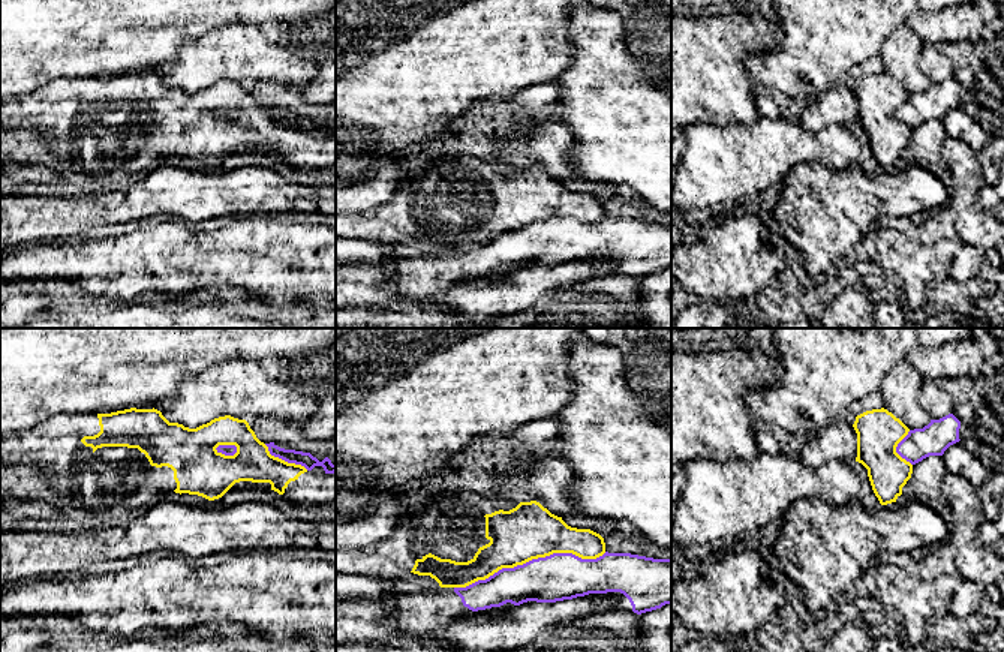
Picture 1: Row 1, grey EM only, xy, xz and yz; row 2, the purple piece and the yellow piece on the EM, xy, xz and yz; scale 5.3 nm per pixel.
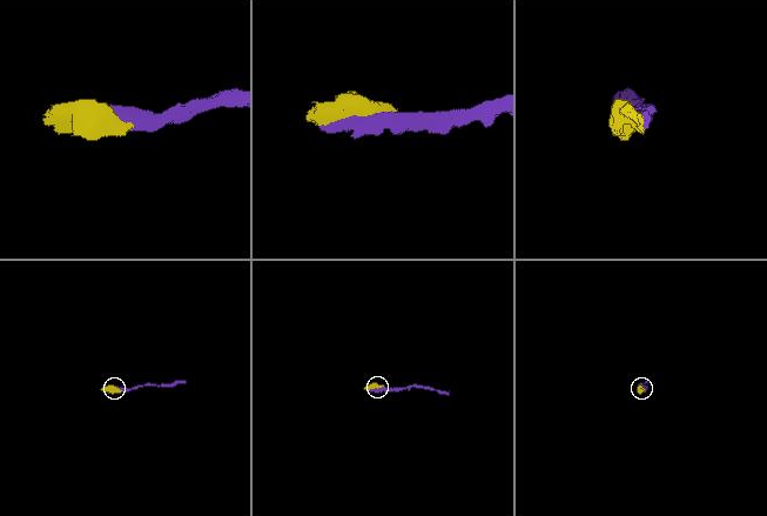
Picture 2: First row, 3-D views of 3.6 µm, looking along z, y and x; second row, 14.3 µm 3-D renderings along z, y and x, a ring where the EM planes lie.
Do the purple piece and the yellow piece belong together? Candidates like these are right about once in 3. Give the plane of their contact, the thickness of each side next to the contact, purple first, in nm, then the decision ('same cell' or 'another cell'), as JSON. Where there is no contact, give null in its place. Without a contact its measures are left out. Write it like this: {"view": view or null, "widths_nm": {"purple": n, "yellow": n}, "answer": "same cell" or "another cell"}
{"view": "xz", "widths_nm": {"purple": 260, "yellow": 300}, "answer": "another cell"}

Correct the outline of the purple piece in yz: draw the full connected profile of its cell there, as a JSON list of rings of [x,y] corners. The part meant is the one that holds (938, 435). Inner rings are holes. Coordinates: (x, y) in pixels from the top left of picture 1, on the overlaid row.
[[[949,414],[940,420],[931,420],[923,429],[910,430],[898,444],[896,453],[916,465],[929,456],[943,456],[944,451],[959,442],[961,421]]]

